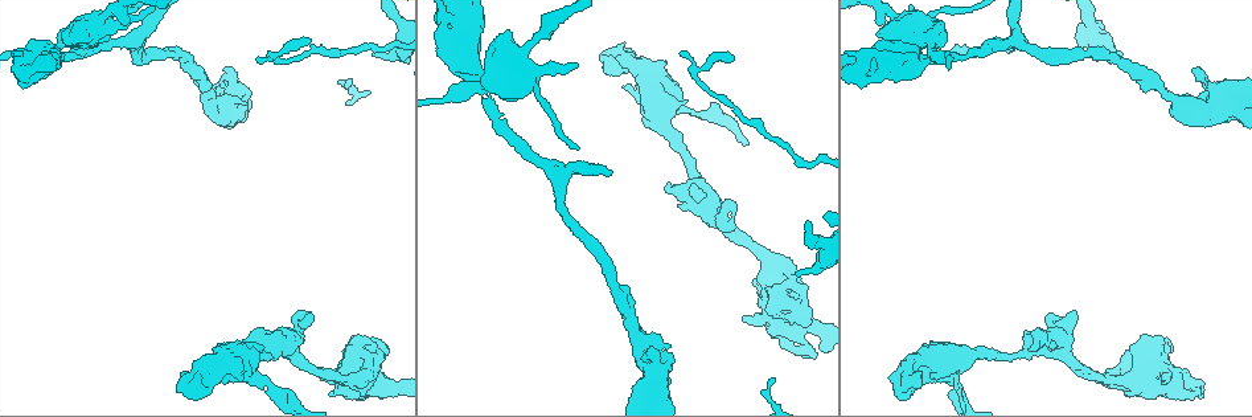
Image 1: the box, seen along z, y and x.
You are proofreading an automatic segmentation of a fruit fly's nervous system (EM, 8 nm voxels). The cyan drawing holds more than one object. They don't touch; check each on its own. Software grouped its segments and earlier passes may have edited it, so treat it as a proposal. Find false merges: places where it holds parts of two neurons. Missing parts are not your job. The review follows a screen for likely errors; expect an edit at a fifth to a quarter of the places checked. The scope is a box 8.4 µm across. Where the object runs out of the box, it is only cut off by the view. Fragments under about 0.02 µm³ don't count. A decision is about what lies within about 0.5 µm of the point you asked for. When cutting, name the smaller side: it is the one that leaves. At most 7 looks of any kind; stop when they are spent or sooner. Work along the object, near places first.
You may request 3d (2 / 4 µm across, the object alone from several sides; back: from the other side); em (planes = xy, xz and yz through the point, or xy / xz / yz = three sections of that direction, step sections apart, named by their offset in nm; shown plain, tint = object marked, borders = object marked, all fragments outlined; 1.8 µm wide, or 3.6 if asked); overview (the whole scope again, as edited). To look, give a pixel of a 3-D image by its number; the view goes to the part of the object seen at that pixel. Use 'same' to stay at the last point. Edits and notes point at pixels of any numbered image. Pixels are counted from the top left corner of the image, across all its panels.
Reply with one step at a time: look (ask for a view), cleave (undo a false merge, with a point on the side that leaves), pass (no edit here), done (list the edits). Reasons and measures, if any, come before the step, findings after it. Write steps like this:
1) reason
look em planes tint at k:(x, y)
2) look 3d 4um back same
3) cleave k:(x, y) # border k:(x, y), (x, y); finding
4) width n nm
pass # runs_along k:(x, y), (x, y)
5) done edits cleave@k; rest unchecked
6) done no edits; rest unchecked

calibre changes
look 3d 4um at 1:(247, 365)

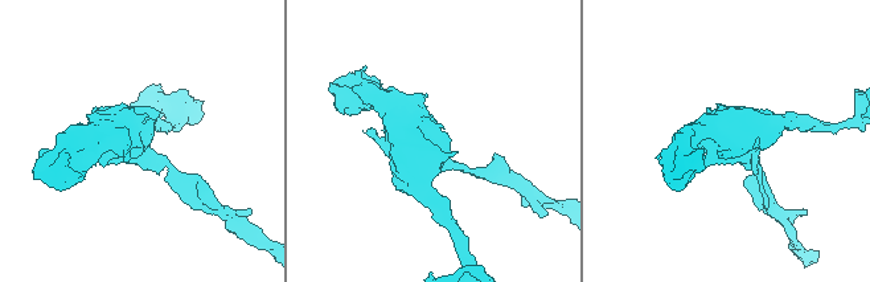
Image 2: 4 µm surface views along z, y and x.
need the tissue
look em 3.6um xz step 4 tint at 2:(428, 149)

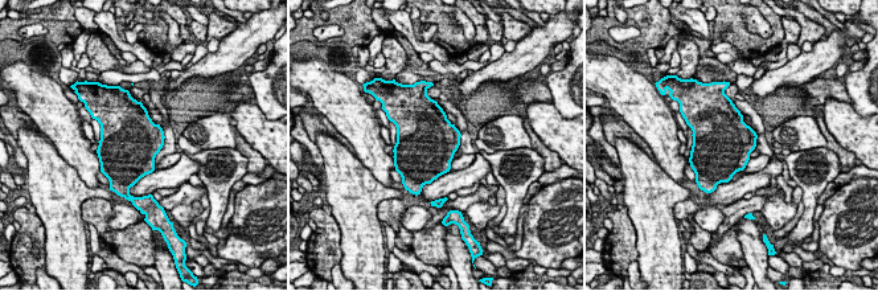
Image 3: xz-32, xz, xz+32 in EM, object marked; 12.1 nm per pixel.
cut it another way
look em 3.6um planes tint same

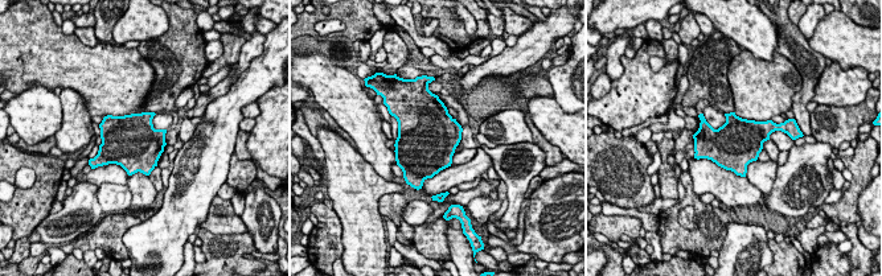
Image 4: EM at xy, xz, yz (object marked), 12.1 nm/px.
pass # continuous, no second neuron

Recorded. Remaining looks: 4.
sudden change in width
look 3d 2um at 1:(636, 320)

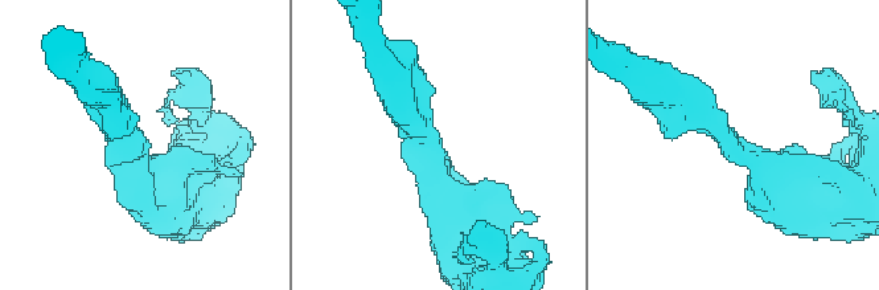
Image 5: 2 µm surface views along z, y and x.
arm_widths 280, 420 nm; shape alone is not enough
look em 3.6um planes tint at 5:(140, 147)

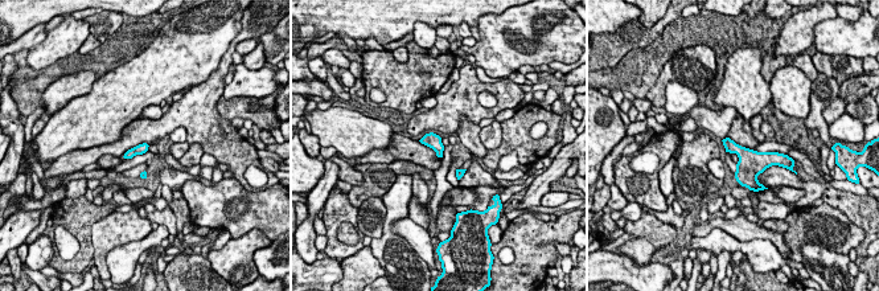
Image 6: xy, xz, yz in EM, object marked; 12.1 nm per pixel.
pass # one neuron here

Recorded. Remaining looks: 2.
done no edits; rest unchecked

